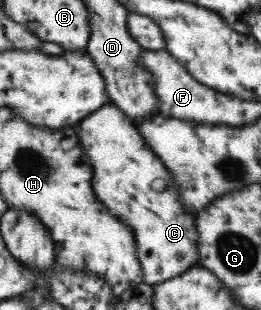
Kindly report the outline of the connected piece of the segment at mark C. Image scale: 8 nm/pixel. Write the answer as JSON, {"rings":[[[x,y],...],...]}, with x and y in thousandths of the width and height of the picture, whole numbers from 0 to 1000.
{"rings":[[[433,329],[391,342],[372,365],[345,368],[291,403],[310,435],[314,474],[330,513],[360,532],[360,613],[375,635],[452,703],[513,742],[529,777],[529,829],[556,871],[556,916],[605,923],[720,877],[743,858],[766,858],[762,781],[770,761],[755,735],[755,697],[705,648],[682,600],[667,590],[632,523],[590,490],[571,458],[544,442],[529,406],[513,400],[464,345]]]}

